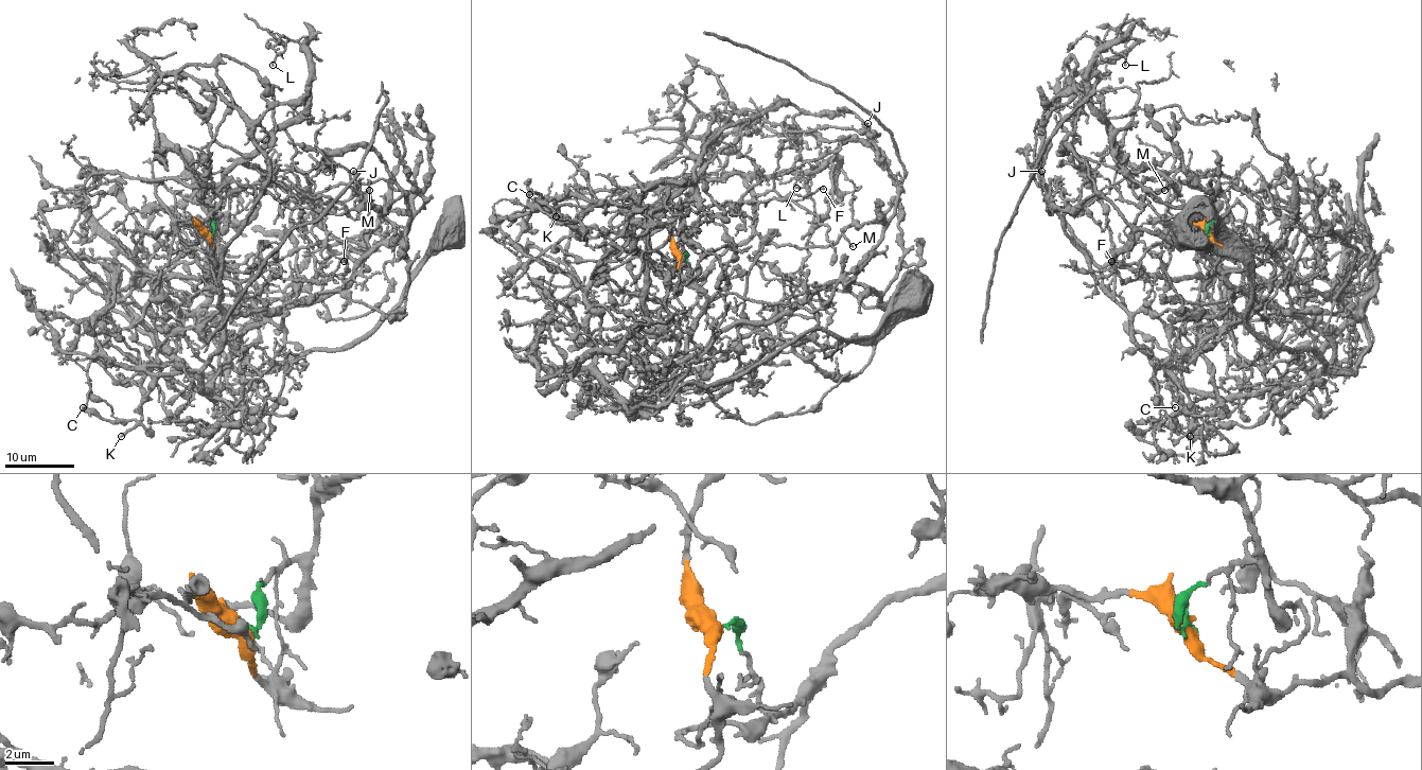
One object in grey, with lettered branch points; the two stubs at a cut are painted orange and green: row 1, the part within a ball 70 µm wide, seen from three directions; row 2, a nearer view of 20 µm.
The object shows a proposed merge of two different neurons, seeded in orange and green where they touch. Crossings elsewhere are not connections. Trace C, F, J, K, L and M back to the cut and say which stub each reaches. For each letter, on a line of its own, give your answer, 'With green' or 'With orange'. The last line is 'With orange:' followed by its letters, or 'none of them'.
C: With orange
F: With orange
J: With orange
K: With orange
L: With green
M: With green
With orange: C, F, J, K

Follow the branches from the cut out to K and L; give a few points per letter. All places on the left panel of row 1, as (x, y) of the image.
K: (207, 231), (133, 238), (137, 262), (161, 280), (156, 296), (87, 373), (113, 416), (137, 423), (120, 437)
L: (207, 231), (236, 191), (263, 180), (249, 158), (306, 102), (310, 60), (301, 46), (282, 41), (274, 66)

